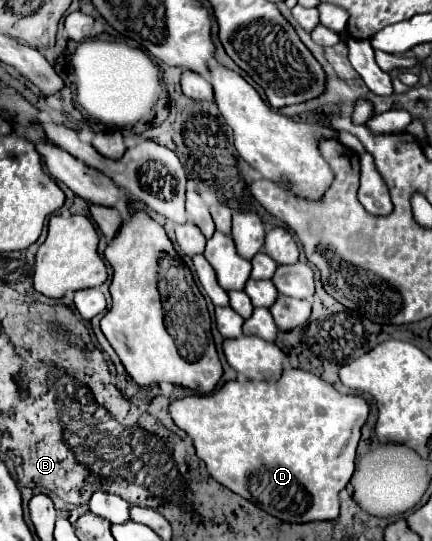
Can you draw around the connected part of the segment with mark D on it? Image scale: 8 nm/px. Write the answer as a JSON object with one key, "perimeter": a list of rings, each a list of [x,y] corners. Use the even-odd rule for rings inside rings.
{"perimeter":[[[285,368],[279,380],[273,382],[265,382],[265,380],[245,380],[243,384],[237,380],[225,382],[219,390],[211,392],[211,394],[199,394],[199,396],[185,396],[185,398],[177,398],[169,404],[169,414],[173,418],[173,422],[185,430],[195,444],[197,456],[207,464],[209,474],[223,486],[227,486],[231,492],[251,500],[255,506],[263,508],[265,512],[269,512],[271,516],[285,520],[285,522],[311,522],[311,520],[335,520],[339,516],[339,492],[347,486],[351,474],[353,474],[353,460],[355,460],[355,450],[357,450],[357,442],[361,438],[361,426],[367,420],[369,414],[369,404],[361,398],[361,396],[349,396],[349,394],[341,394],[337,392],[331,384],[327,384],[325,380],[321,380],[315,374],[309,372],[301,372],[297,368]]]}

